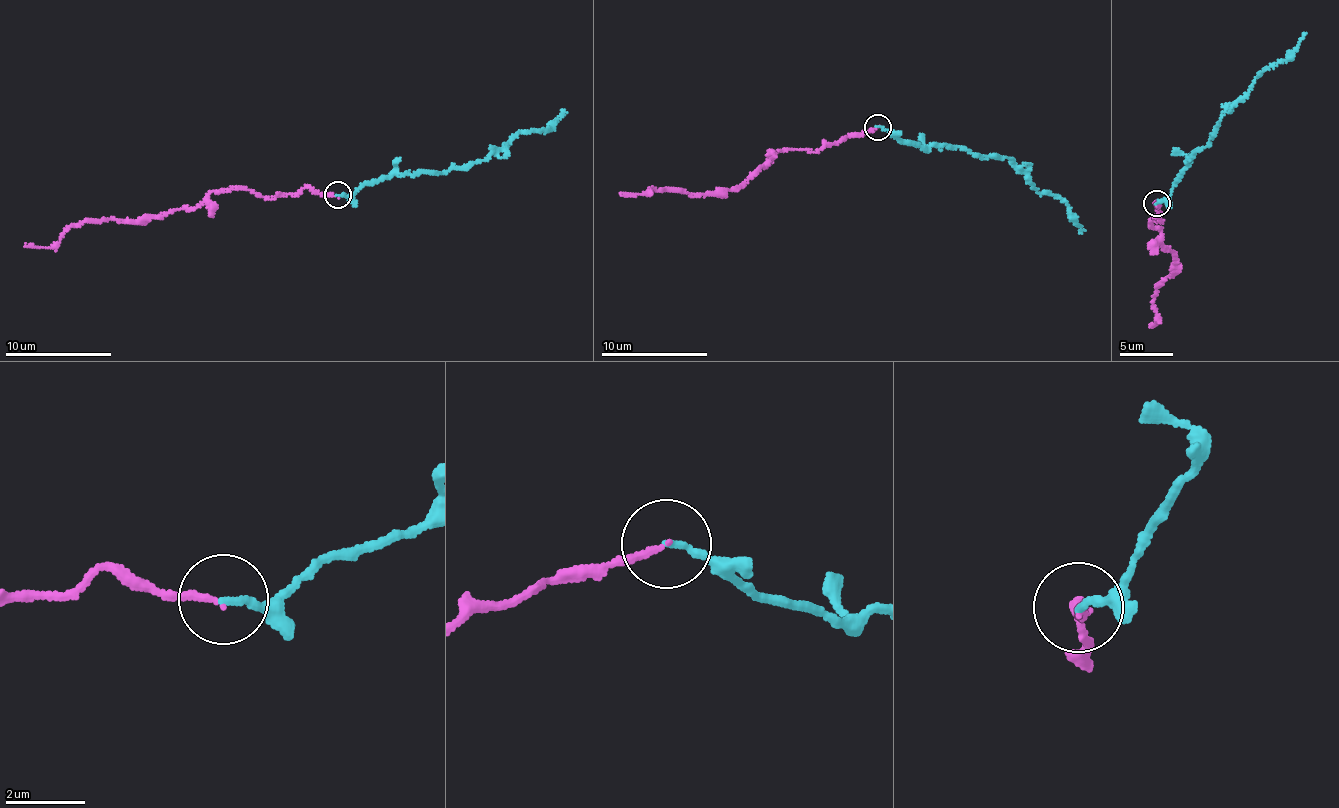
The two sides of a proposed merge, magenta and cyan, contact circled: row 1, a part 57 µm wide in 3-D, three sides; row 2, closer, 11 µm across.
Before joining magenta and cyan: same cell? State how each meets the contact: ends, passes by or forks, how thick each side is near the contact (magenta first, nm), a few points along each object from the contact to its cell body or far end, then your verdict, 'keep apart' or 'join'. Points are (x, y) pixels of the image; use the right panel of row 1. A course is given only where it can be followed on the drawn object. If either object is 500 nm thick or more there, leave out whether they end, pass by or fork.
magenta ends there; cyan ends there; 150 nm thick on the magenta side, 180 nm on the other; magenta runs (1156, 204), (1162, 221), (1149, 223), (1174, 256), (1172, 273), (1157, 285), (1158, 322), (1149, 324); cyan runs (1156, 204), (1164, 200), (1185, 170), (1190, 155), (1216, 135), (1220, 121), (1258, 77), (1286, 57), (1306, 33); keep apart

